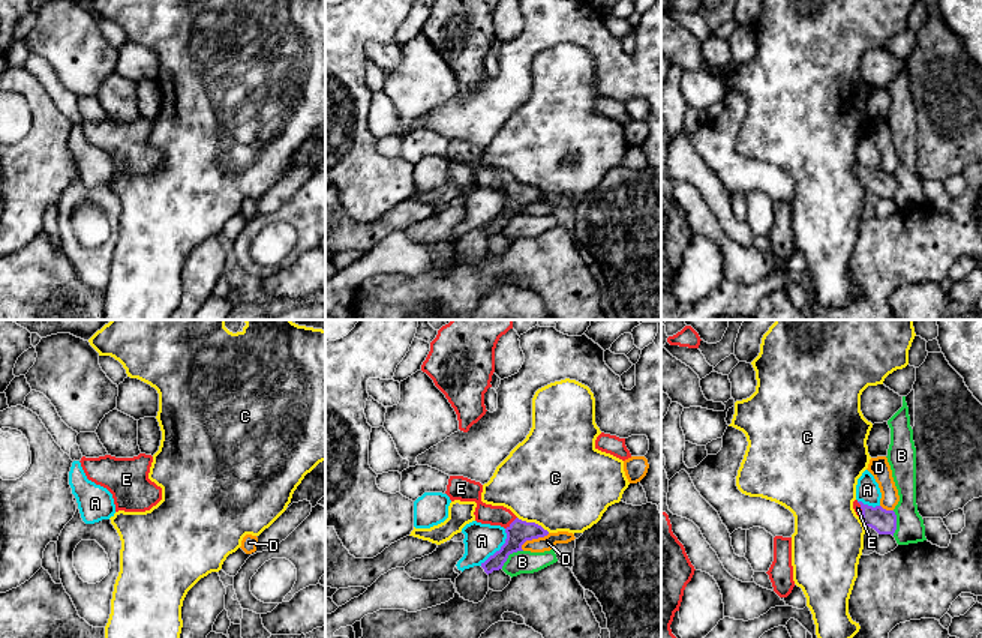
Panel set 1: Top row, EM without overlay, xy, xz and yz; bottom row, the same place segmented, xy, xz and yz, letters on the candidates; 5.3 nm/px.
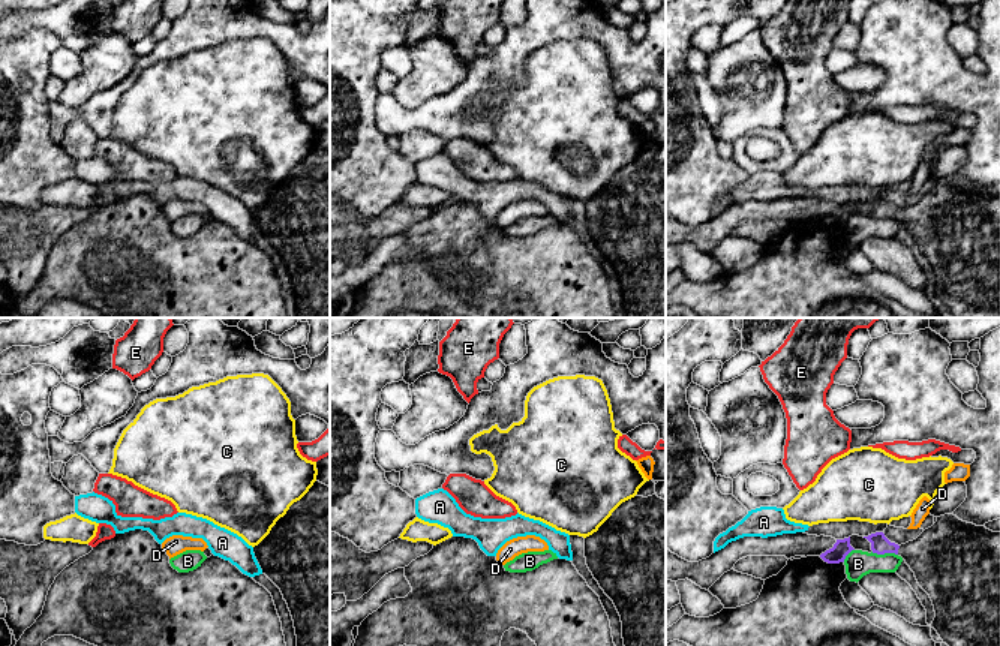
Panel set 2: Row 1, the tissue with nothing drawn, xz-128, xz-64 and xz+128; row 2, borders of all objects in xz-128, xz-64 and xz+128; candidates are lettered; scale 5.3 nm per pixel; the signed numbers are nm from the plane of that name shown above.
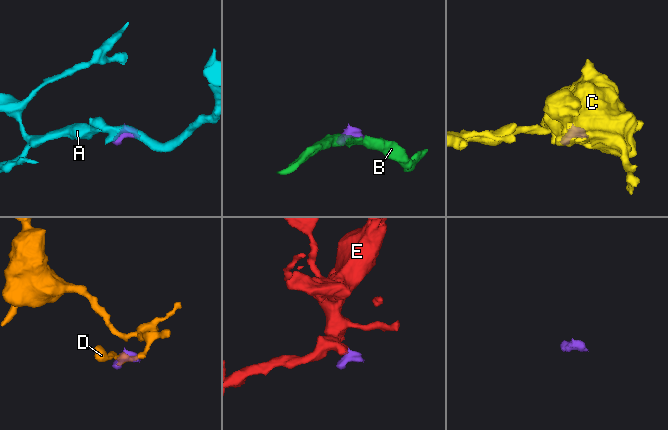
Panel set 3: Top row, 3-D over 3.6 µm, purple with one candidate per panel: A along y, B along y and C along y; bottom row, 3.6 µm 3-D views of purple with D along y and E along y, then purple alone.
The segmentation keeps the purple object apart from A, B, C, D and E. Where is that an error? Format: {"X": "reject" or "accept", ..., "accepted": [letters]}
{"A": "reject", "B": "reject", "C": "reject", "D": "reject", "E": "accept", "accepted": ["E"]}

